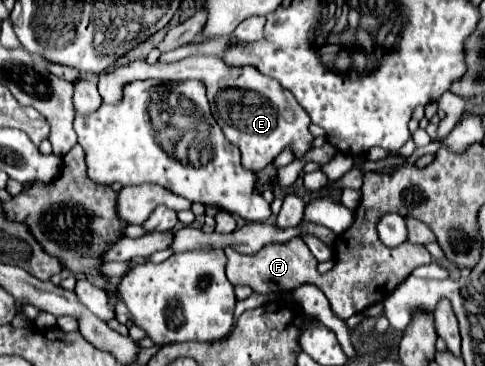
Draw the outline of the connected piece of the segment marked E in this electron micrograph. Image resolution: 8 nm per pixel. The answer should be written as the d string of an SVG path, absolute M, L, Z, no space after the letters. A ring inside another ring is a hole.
M194 55L186 57L178 63L146 63L134 61L124 67L104 71L98 79L98 91L104 103L118 103L122 99L120 85L136 81L136 79L158 79L158 81L184 81L184 79L200 79L206 83L208 101L212 107L212 115L220 129L224 131L226 139L234 143L242 153L244 169L262 171L270 165L286 147L292 147L294 157L300 159L312 147L312 135L308 131L310 117L308 113L296 103L290 91L282 89L280 83L262 75L254 67L230 67L220 57L206 57Z

